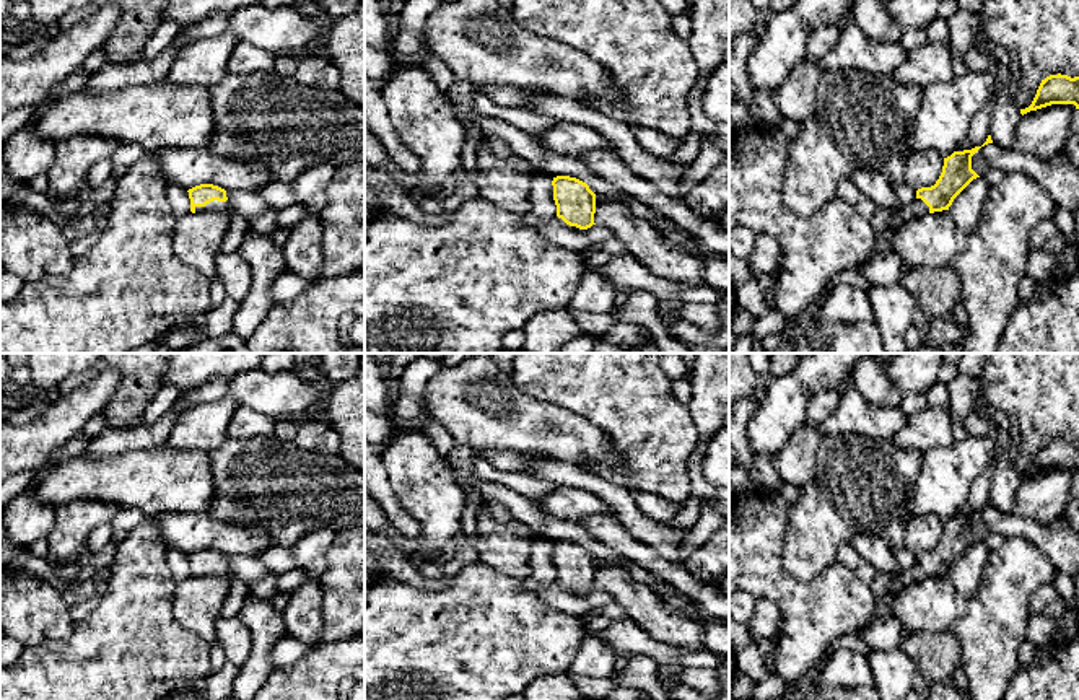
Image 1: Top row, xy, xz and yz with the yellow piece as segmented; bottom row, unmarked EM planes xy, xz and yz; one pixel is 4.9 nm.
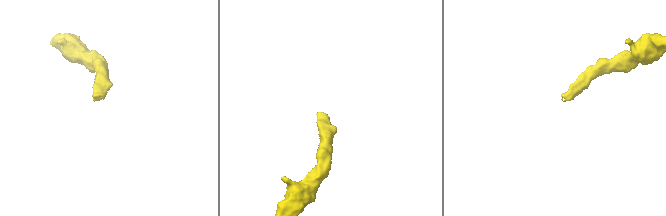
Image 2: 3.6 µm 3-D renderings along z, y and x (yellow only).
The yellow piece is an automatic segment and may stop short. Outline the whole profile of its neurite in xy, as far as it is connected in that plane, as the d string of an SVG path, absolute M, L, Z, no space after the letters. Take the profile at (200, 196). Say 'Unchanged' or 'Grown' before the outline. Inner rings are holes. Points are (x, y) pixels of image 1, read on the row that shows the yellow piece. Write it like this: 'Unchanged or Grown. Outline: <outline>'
Grown. Outline: M200 184L187 190L190 212L225 212L229 203L226 190L213 184Z

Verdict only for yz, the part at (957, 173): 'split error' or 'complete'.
split error

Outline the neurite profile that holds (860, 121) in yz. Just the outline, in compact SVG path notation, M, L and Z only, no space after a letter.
M823 70L815 90L815 109L788 147L783 203L799 217L810 217L837 197L841 179L851 179L861 169L879 171L892 156L908 158L913 150L906 135L920 111L921 94L920 86L903 85L893 77Z

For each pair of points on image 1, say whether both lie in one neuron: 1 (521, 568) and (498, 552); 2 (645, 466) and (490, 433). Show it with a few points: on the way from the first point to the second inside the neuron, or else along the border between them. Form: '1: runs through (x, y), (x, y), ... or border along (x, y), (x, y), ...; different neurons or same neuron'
1: runs through (516, 564), (503, 552); same neuron
2: border along (601, 428), (624, 463), (617, 469); different neurons

